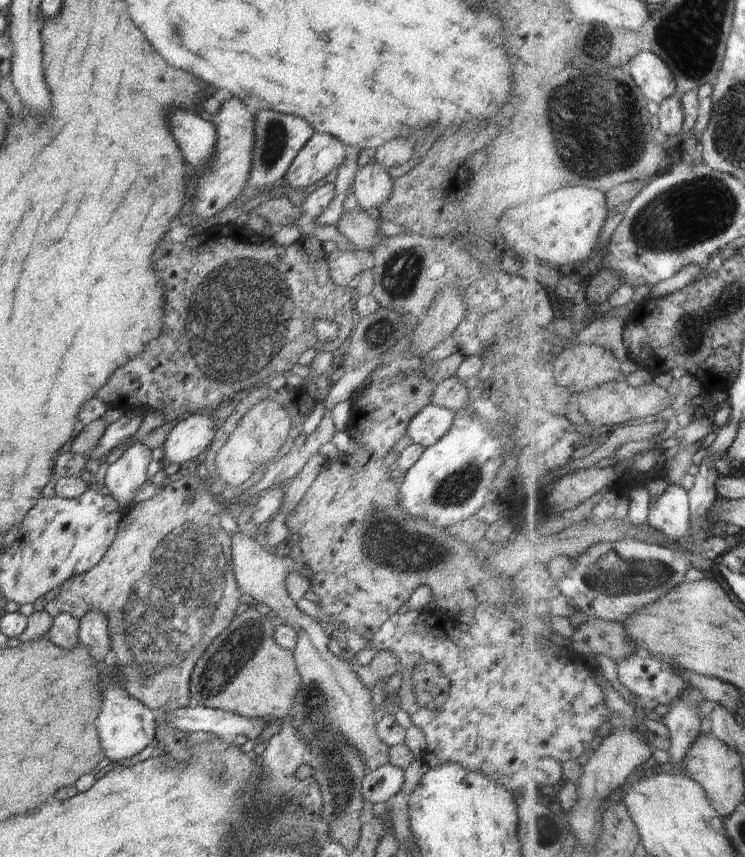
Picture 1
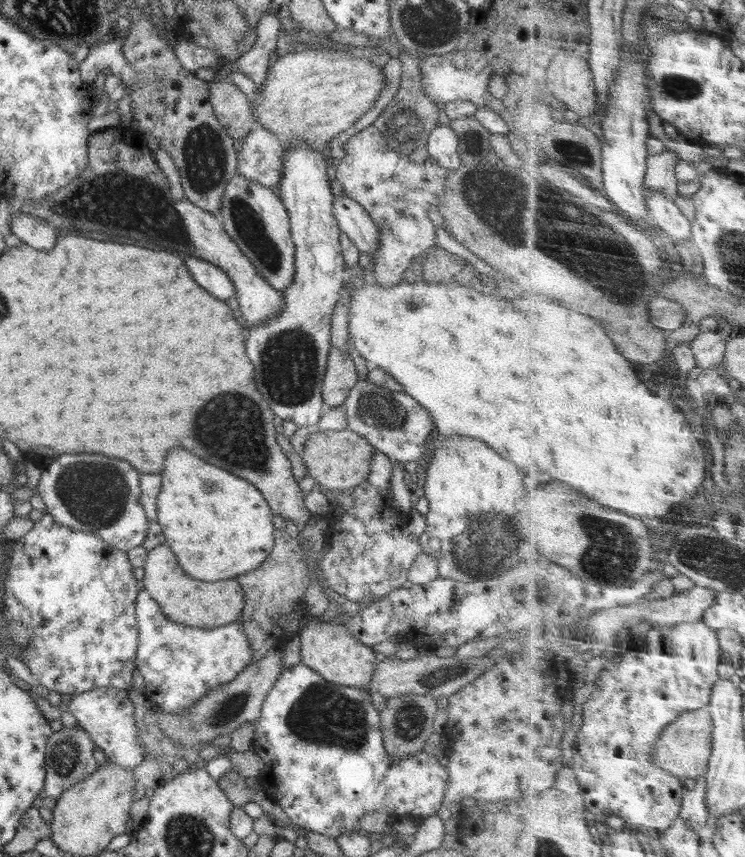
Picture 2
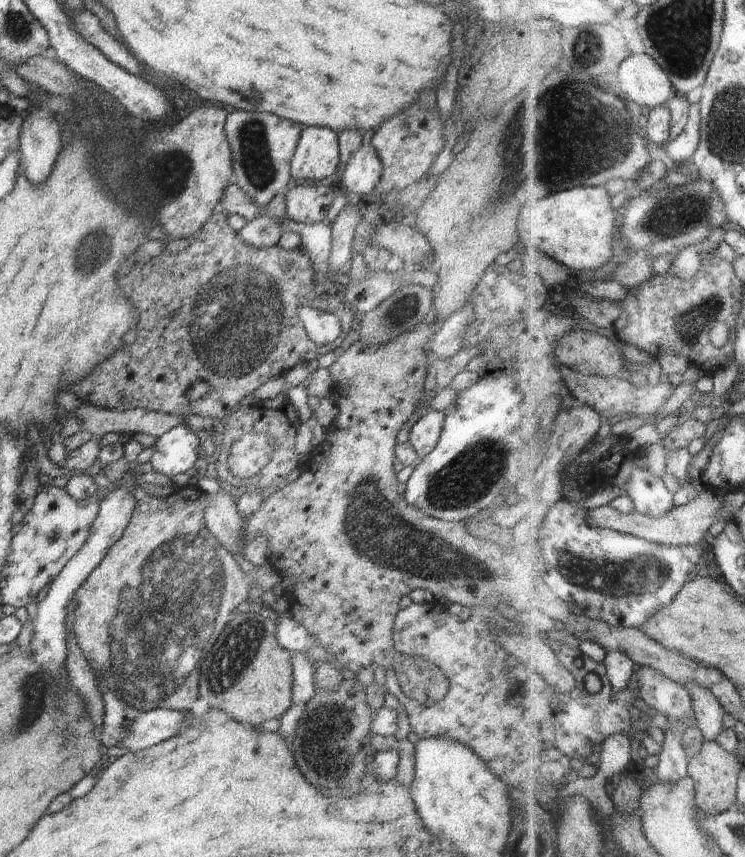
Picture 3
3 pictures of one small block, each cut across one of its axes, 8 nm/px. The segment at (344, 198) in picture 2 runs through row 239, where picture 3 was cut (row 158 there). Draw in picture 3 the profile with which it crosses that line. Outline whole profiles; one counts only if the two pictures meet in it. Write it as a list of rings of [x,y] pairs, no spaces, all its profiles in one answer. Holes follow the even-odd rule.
[[[371,144],[361,146],[351,155],[341,172],[340,189],[355,193],[372,203],[372,192],[383,172],[376,150]]]

